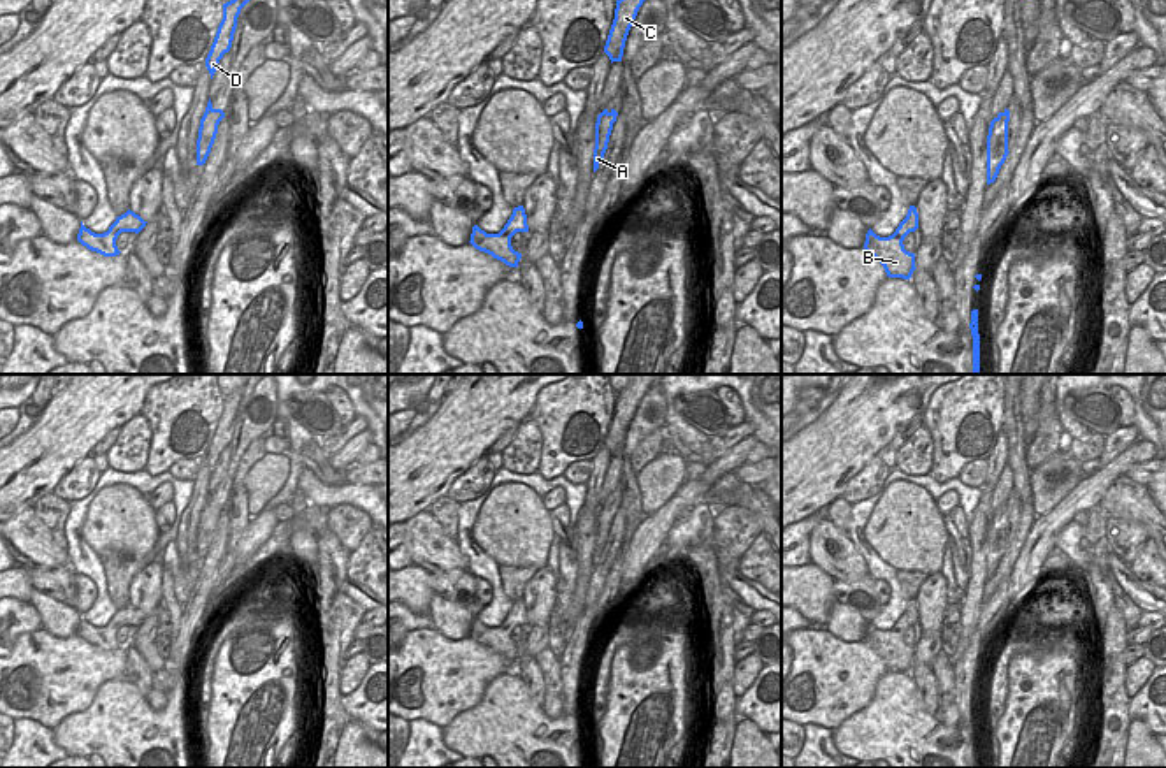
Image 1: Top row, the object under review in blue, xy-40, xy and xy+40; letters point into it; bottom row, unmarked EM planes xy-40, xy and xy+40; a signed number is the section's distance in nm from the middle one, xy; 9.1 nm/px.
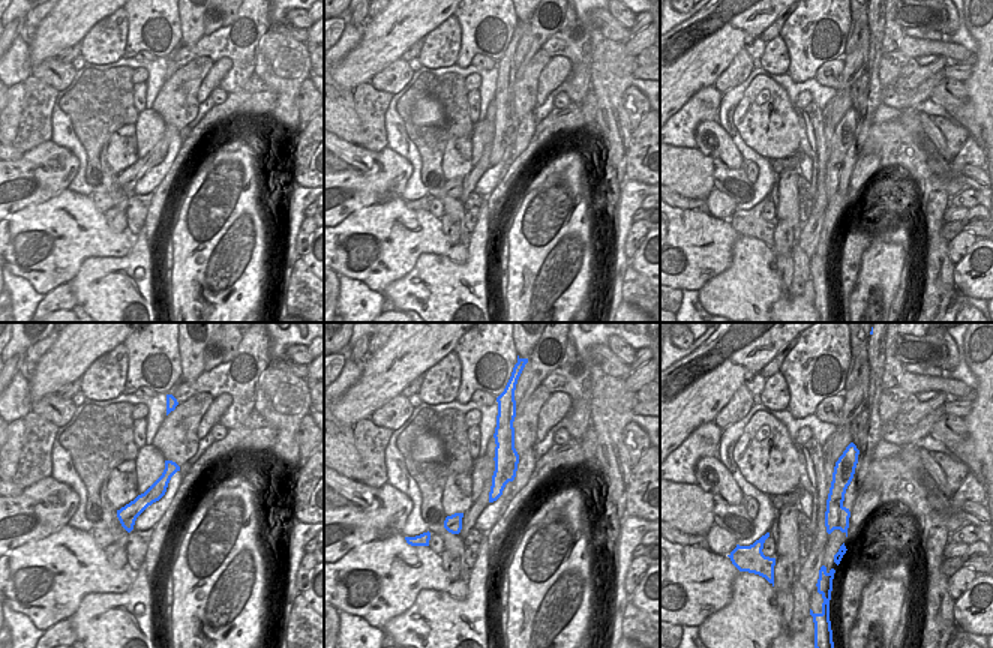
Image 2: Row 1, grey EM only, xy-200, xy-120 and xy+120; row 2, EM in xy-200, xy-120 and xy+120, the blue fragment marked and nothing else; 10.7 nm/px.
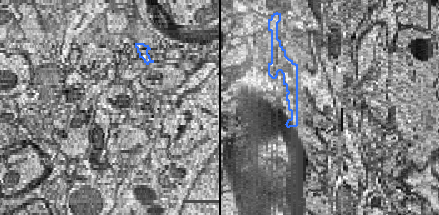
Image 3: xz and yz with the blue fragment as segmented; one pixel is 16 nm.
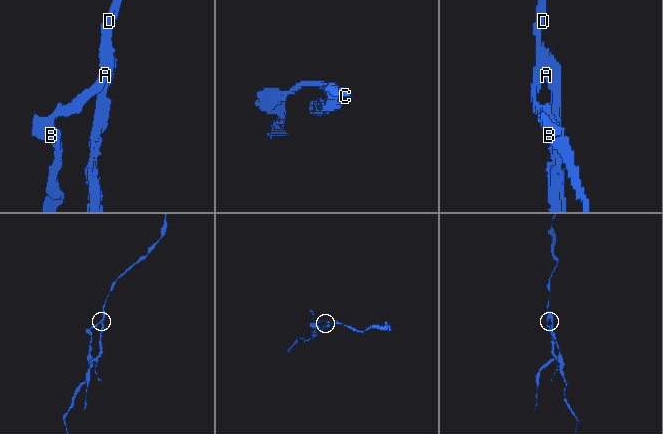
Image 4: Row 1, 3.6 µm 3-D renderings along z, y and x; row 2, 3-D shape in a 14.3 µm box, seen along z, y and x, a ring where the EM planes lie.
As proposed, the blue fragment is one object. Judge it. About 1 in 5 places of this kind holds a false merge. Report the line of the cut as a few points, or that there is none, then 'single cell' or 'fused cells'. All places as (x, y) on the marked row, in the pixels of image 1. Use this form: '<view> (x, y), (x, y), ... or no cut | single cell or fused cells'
xy (611, 123), (601, 132), (597, 141) | fused cells

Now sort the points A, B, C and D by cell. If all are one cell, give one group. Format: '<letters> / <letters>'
A / B C D

